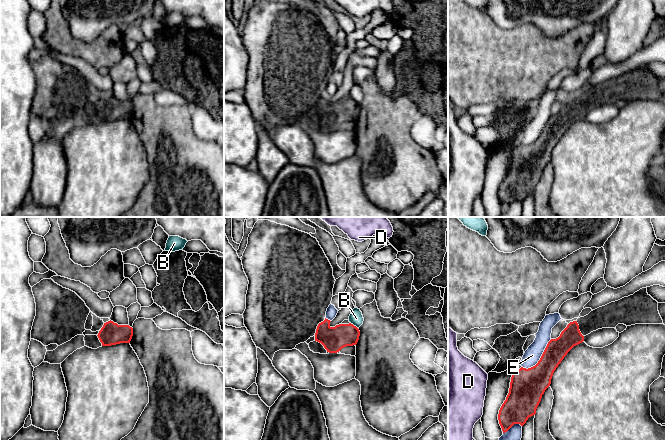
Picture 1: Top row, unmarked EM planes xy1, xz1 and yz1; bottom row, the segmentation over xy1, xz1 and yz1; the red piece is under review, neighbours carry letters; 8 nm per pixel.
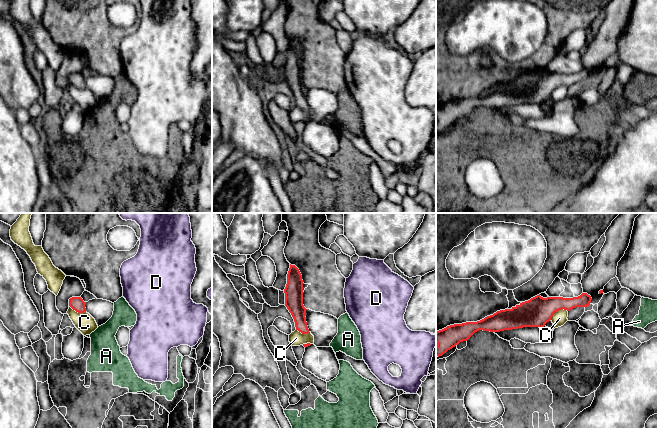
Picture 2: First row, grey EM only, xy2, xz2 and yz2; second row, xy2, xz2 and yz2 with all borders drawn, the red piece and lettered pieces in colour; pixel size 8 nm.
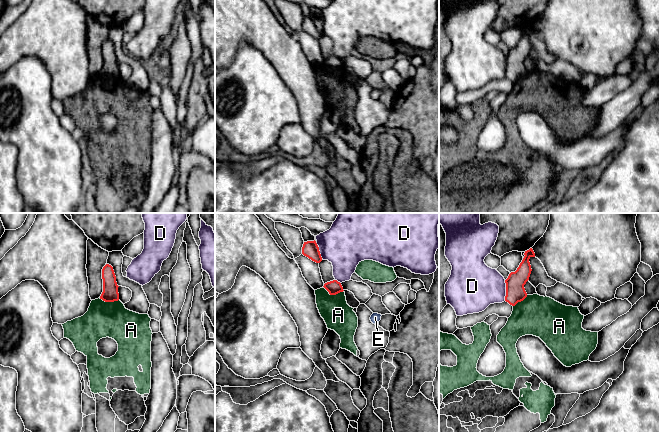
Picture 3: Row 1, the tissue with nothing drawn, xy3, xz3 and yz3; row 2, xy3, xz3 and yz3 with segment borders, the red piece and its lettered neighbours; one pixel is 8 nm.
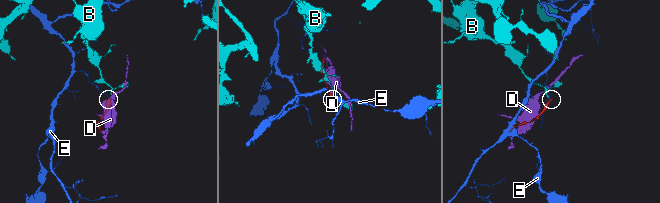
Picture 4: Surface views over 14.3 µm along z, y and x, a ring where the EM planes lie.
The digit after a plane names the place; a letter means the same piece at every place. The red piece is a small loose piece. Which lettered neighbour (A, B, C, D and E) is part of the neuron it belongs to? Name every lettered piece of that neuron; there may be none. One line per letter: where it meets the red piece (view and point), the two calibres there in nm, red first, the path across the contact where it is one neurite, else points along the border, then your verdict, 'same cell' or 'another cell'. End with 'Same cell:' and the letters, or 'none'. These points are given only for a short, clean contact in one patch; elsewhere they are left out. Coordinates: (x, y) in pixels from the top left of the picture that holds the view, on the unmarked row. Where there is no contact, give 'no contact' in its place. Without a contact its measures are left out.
A: xz3 (333, 70) | 120/240 nm | along xz3 (323, 62), (330, 70), (337, 70), (343, 67) | another cell
B: xz1 (353, 101) | 200/110 nm | along xz1 (350, 98), (357, 104) | another cell
C: yz2 (557, 86) | 240/120 nm | along yz2 (567, 86), (557, 86), (550, 95) | another cell
D: yz3 (506, 66) | 160/360 nm | along yz3 (504, 56), (505, 76) | another cell
E: yz1 (540, 134) | 280/140 nm | another cell
Same cell: none

